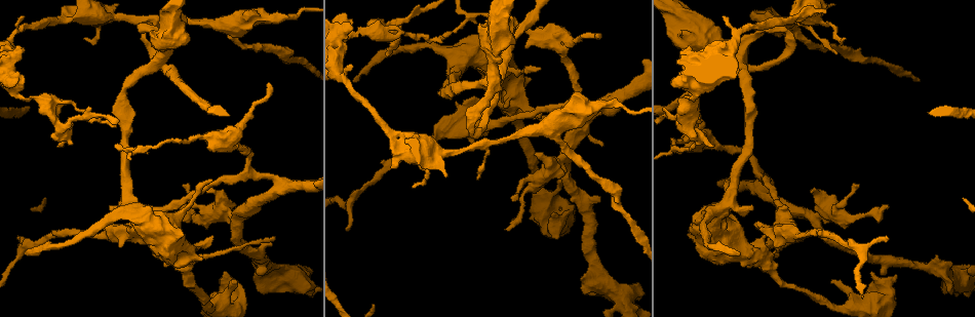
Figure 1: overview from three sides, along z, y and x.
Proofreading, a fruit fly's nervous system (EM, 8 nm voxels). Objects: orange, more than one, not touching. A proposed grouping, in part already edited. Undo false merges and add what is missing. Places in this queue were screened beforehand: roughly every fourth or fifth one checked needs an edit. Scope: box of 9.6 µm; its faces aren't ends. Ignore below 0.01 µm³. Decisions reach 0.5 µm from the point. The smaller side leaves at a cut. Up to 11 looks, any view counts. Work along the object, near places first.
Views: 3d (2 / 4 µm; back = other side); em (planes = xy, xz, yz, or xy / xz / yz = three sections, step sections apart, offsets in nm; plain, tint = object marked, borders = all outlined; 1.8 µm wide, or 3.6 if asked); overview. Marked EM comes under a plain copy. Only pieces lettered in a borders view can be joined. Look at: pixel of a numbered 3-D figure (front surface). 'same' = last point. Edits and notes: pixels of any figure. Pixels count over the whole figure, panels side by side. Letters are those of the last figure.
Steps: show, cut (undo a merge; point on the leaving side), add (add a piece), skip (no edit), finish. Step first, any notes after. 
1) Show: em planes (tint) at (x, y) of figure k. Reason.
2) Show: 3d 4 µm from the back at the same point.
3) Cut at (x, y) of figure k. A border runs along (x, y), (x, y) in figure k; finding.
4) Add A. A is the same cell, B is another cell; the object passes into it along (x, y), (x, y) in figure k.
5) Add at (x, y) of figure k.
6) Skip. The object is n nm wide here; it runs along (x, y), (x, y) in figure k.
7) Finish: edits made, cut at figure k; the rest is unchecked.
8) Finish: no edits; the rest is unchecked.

Show: 3d 4 µm at (738, 254) of figure 1.

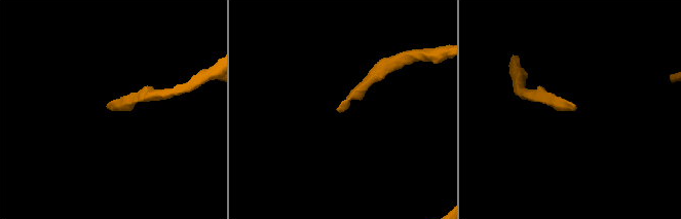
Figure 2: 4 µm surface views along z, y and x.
Show: em xz step 4 (borders) at (573, 106) of figure 2.

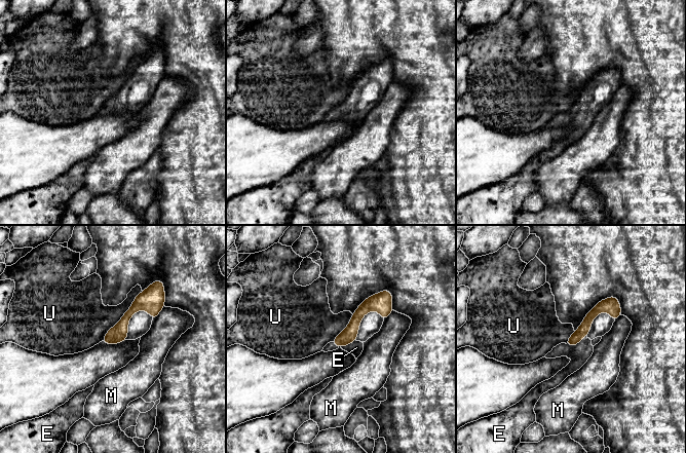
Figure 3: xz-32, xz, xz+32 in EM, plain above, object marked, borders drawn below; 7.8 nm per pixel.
Add E. The longest contact is with U, 500 nm; E is the same cell, M and U are other cells; the neuron continues.

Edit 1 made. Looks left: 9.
Show: overview. Redraw.

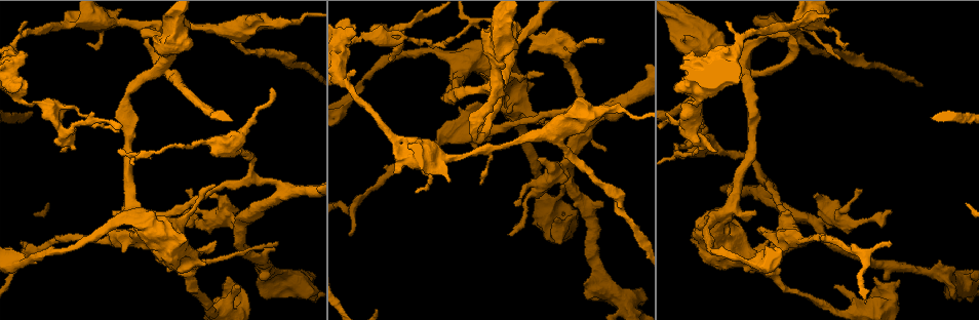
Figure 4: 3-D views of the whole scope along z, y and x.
Show: em planes (borders) at (750, 257) of figure 1.

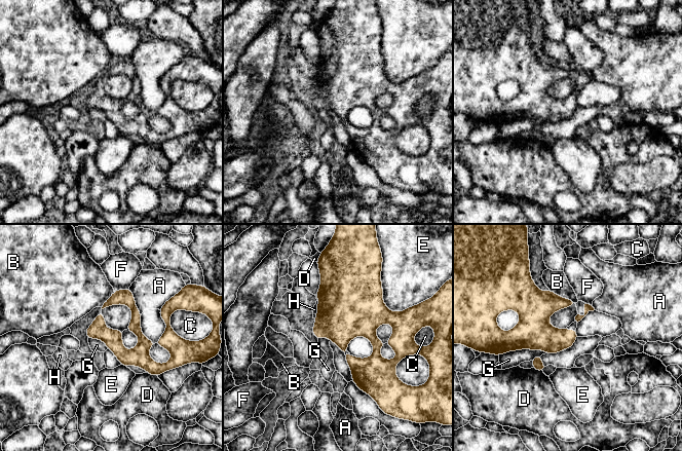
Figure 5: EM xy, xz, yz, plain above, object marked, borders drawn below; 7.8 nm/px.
Skip. A, B, C, D, E, F, G and H are other cells; no lettered piece goes on from it.

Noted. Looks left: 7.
Show: 3d 4 µm at (816, 223) of figure 4. Arms part here.

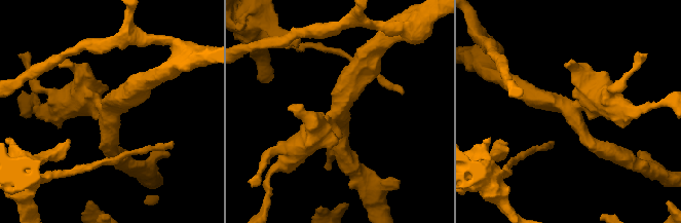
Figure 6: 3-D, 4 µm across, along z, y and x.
Show: em planes (borders) at (572, 112) of figure 6. 3 arms meet here; the arms are 240, 320, 420 nm wide.

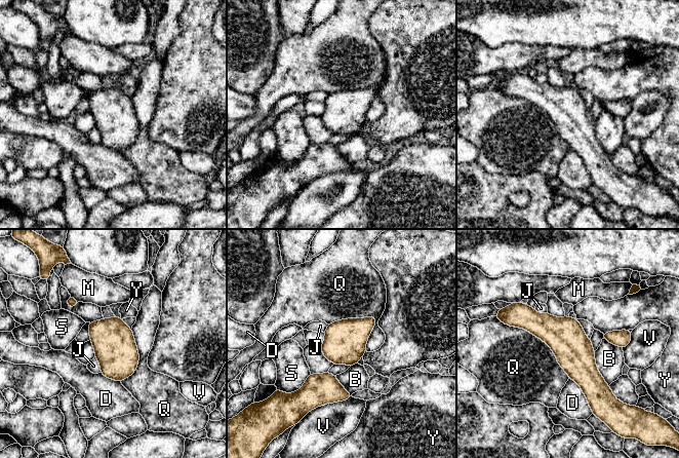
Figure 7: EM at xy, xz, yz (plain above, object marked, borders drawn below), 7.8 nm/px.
Skip. B, D, J, M, Q, S, V and Y are other cells; it runs along (514, 322), (542, 326), (608, 392) in figure 7; one neuron here.

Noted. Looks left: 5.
Show: 3d 4 µm at (726, 22) of figure 4. Branch stops here.

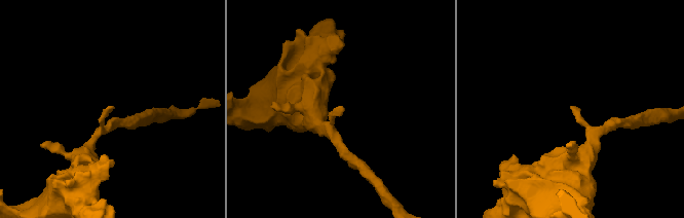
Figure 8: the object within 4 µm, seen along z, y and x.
Show: em yz step 8 (borders) at (112, 107) of figure 8.

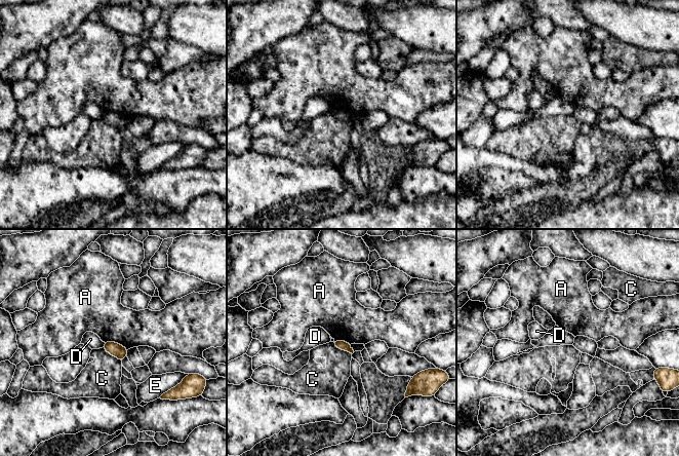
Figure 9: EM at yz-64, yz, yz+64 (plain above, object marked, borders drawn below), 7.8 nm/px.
Show: em planes (borders) at the same point.

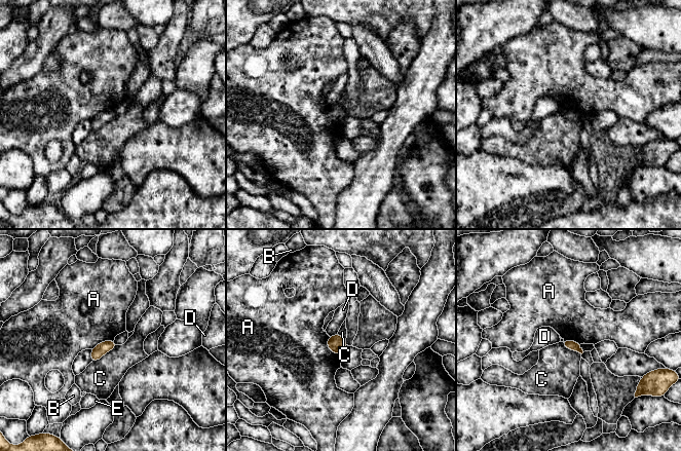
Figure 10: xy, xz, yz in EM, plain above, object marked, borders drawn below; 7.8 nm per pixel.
Skip. The longest contact is with C, 240 nm; A, B, C, D and E are other cells; a border runs along (117, 345), (91, 363) in figure 10; no lettered piece goes on from it.

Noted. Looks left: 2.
Show: em xz step 4 (tint) at (803, 17) of figure 4. Stops while still wide.

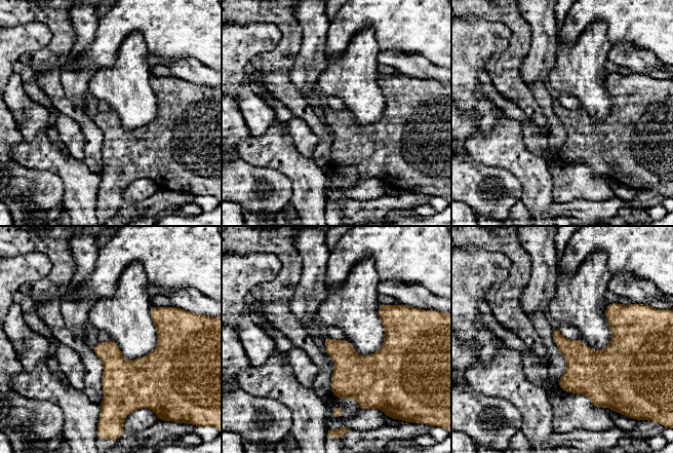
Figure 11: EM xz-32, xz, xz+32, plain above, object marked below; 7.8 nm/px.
Show: em planes (borders) at the same point. Cut it another way.

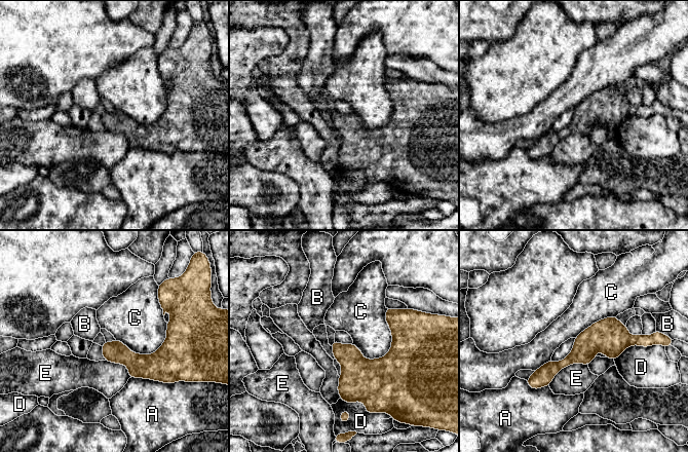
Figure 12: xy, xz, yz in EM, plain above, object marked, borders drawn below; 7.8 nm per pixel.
Skip. The longest contact is with C, 440 nm; A, B, C, D and E are other cells; no lettered piece goes on from it.

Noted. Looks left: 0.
Finish: edits made, add at figure 3; the rest is unchecked.

